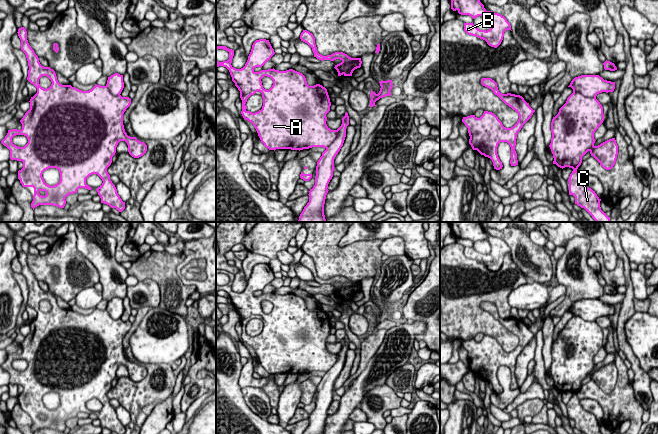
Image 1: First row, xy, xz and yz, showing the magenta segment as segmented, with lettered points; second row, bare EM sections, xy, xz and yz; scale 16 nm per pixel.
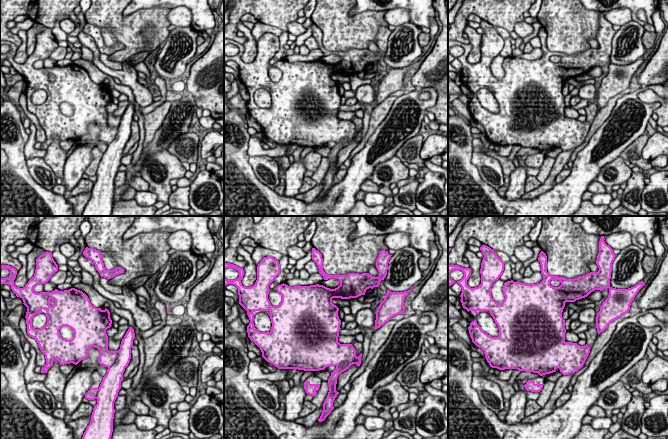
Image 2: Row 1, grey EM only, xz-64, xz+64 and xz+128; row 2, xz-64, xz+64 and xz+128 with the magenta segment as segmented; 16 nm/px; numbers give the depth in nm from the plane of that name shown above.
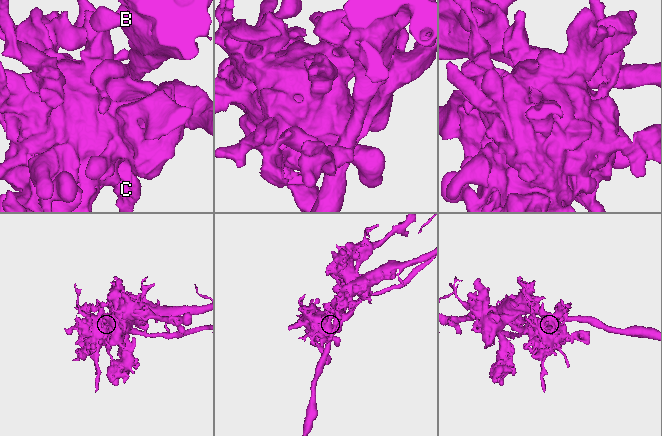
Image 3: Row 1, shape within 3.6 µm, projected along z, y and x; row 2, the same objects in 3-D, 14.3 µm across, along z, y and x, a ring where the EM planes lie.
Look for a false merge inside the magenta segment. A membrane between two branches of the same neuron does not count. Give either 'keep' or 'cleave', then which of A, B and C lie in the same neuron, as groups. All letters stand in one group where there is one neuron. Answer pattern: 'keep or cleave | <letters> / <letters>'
cleave | A C / B

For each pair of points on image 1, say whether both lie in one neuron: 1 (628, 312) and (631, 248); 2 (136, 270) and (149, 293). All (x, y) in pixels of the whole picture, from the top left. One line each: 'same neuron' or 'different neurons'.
1: different neurons
2: different neurons

